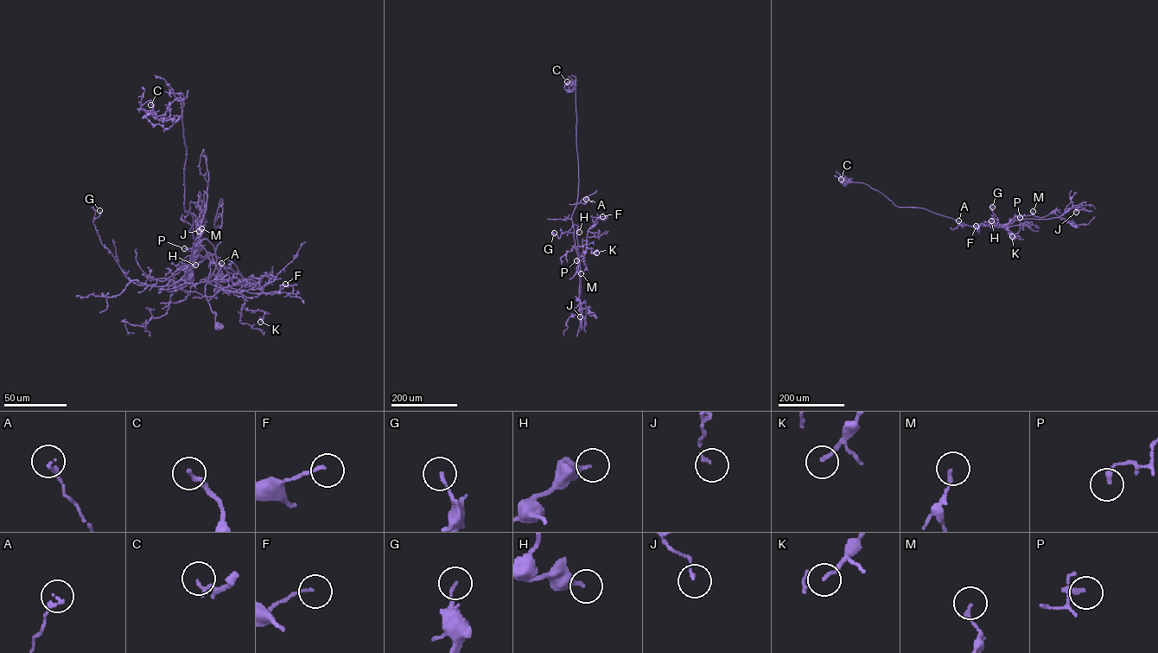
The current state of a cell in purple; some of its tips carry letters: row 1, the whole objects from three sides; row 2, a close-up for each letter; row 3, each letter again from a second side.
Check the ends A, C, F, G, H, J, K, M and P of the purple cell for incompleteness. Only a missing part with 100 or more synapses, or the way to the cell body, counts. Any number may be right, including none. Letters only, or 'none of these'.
none of these

